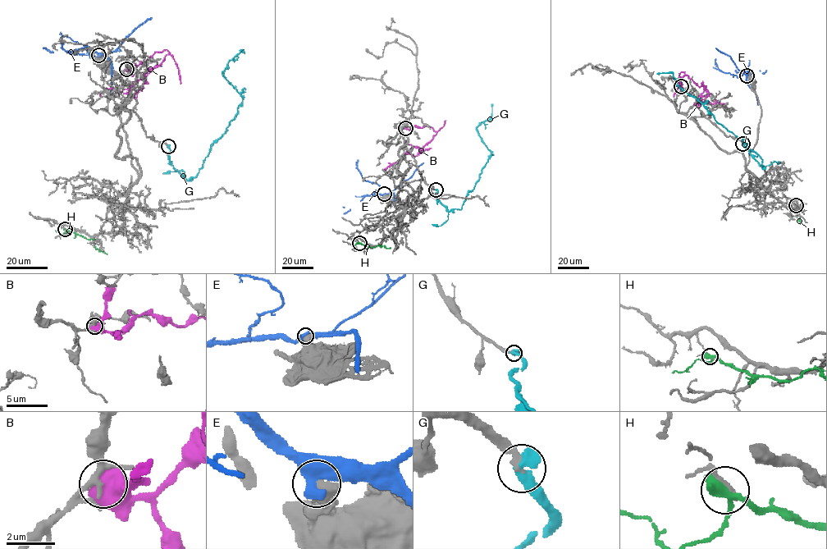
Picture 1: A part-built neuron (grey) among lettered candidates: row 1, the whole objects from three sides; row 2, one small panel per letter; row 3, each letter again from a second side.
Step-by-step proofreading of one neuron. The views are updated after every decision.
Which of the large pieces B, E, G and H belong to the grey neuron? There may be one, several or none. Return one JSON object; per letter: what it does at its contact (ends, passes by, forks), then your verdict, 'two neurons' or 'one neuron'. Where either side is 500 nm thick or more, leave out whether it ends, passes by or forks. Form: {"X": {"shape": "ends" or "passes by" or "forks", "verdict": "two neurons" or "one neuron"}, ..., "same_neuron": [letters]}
{"B": {"verdict": "two neurons"}, "E": {"verdict": "two neurons"}, "G": {"verdict": "one neuron"}, "H": {"shape": "passes by", "verdict": "two neurons"}, "same_neuron": ["G"]}

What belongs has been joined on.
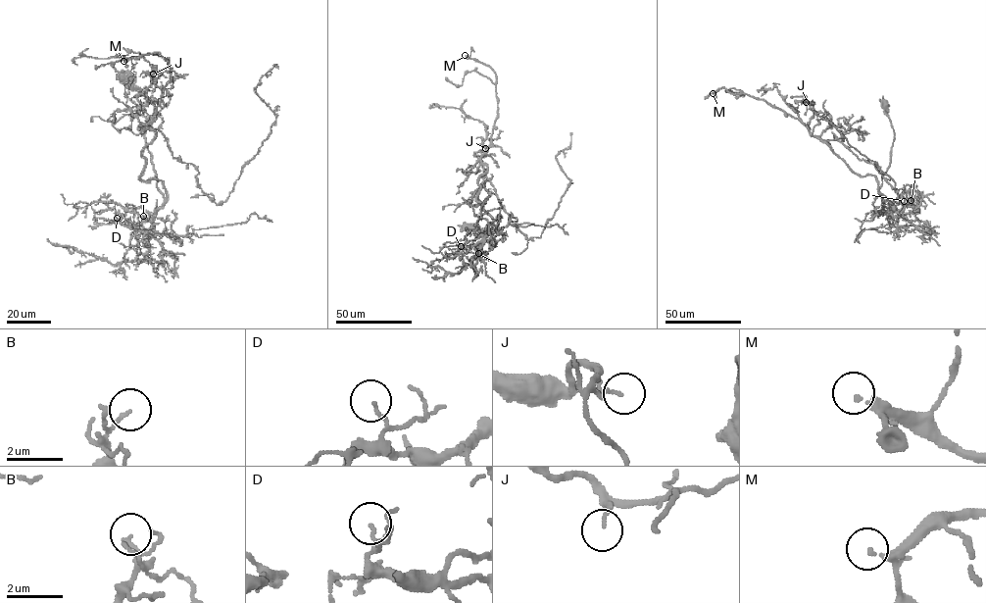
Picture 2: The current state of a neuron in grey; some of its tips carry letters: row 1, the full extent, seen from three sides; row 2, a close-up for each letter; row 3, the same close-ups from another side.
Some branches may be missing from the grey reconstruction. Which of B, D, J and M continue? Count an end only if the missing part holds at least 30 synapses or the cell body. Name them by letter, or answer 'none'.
M

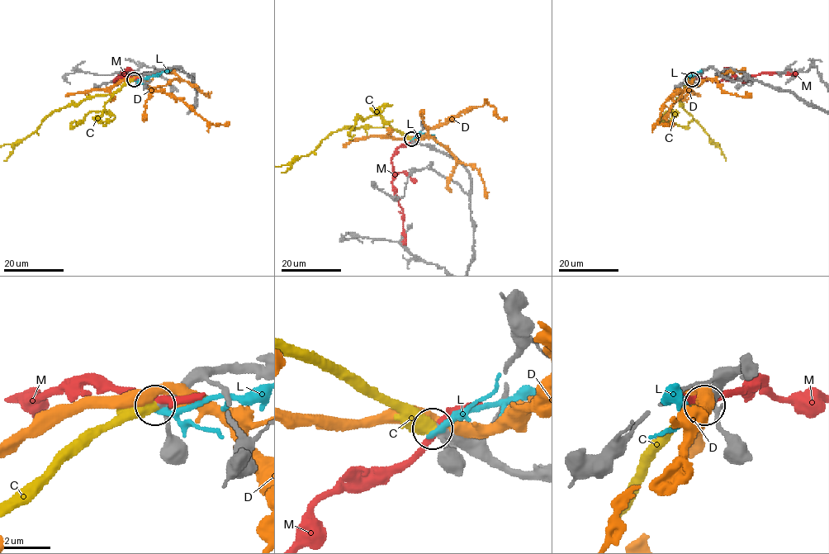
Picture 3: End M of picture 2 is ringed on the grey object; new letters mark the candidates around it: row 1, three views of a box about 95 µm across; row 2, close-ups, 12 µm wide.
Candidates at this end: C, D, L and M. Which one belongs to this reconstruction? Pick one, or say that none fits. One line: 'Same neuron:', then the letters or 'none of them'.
Same neuron: C

